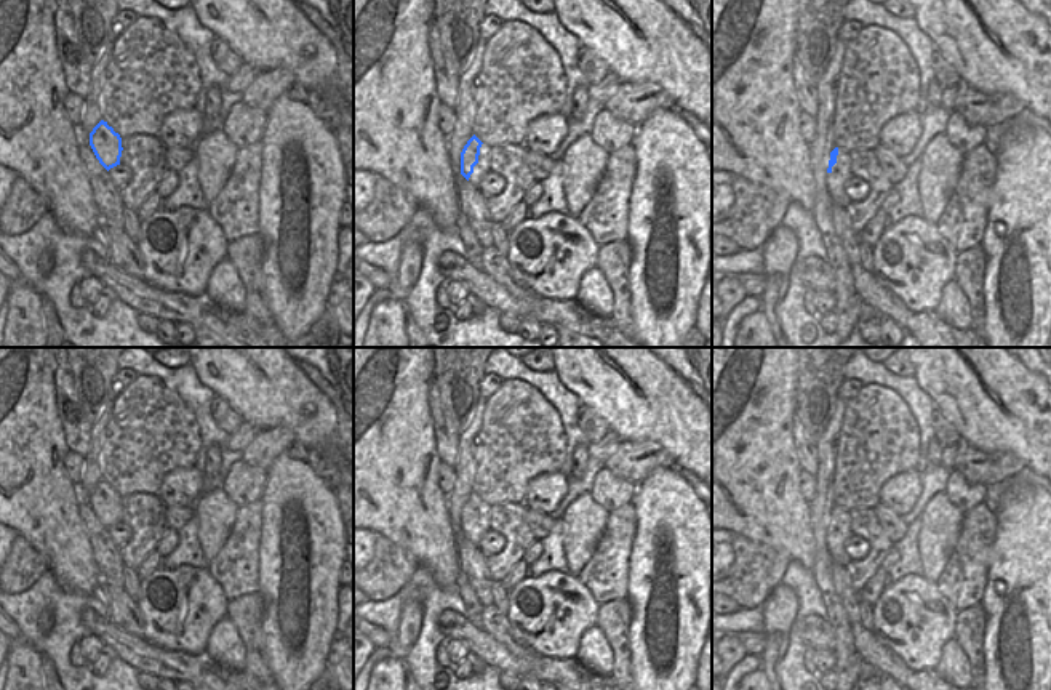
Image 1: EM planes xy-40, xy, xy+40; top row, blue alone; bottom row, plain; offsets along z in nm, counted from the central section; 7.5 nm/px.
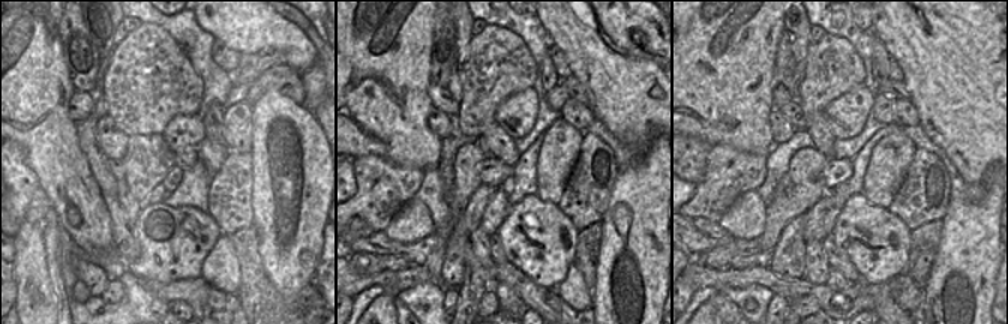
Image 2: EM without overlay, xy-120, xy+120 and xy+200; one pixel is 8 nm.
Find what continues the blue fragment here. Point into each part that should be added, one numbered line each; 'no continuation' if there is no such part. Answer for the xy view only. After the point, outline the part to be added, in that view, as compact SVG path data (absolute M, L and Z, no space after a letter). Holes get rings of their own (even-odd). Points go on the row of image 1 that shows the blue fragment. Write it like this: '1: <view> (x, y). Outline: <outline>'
no continuation

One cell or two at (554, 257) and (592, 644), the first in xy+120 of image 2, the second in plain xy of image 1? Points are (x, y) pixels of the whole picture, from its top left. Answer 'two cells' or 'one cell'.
two cells

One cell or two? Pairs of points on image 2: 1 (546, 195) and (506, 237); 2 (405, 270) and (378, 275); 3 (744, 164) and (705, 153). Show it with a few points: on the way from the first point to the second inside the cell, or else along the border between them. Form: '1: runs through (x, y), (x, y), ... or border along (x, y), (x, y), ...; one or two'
1: border along (534, 203), (554, 212); two
2: runs through (399, 272), (384, 273); one
3: runs through (735, 162), (732, 159), (714, 159); one

